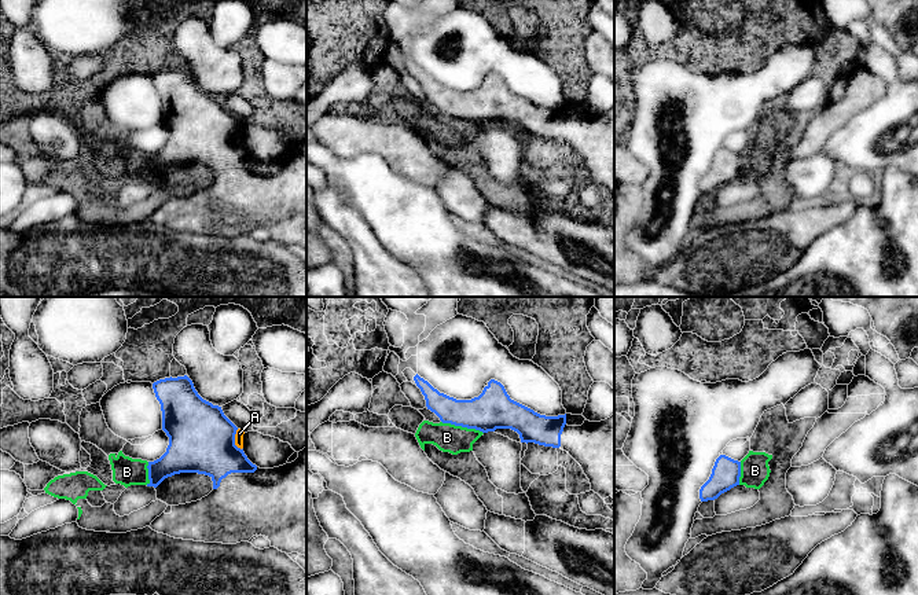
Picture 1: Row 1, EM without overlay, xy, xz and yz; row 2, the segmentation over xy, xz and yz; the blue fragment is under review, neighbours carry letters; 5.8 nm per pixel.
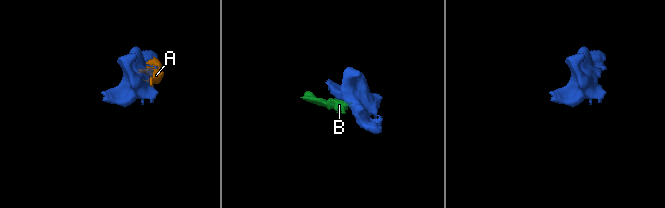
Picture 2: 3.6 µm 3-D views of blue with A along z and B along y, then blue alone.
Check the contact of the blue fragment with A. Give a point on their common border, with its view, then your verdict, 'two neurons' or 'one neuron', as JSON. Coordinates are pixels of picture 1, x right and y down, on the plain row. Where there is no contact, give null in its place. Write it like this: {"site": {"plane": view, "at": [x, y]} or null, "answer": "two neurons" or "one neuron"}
{"site": {"plane": "xy", "at": [234, 132]}, "answer": "one neuron"}

